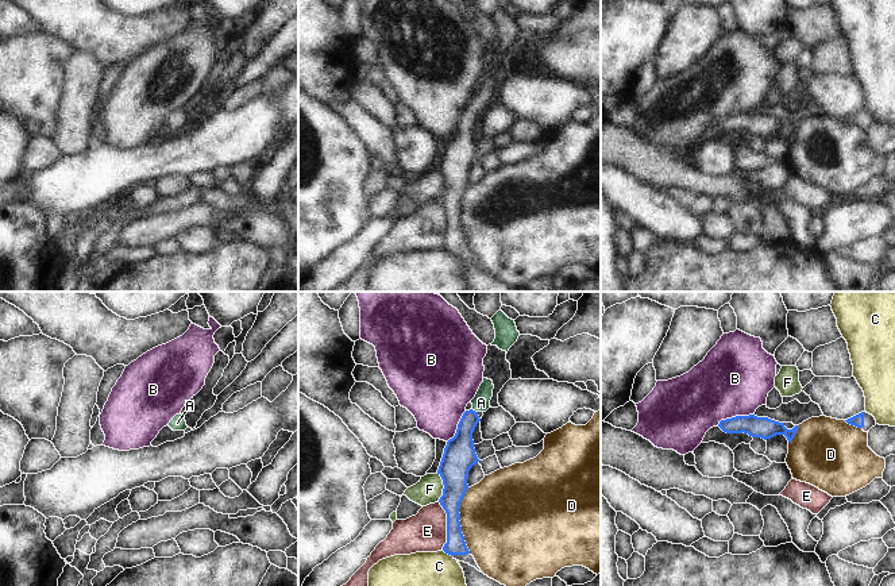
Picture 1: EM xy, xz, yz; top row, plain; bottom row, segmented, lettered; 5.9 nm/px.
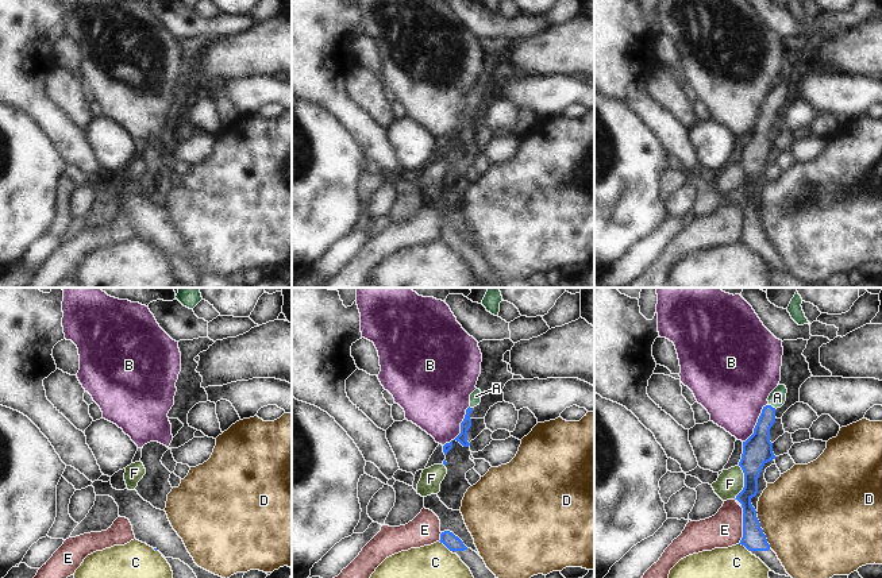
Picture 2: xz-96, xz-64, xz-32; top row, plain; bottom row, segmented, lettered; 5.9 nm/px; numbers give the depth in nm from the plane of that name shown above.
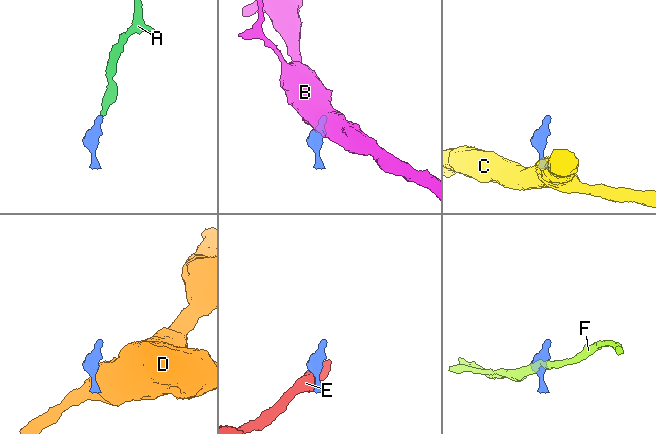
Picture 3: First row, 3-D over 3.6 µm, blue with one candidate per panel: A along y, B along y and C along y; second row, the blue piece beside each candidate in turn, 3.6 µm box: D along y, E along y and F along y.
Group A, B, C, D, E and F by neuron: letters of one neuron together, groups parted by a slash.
A / B / C / D / E / F

